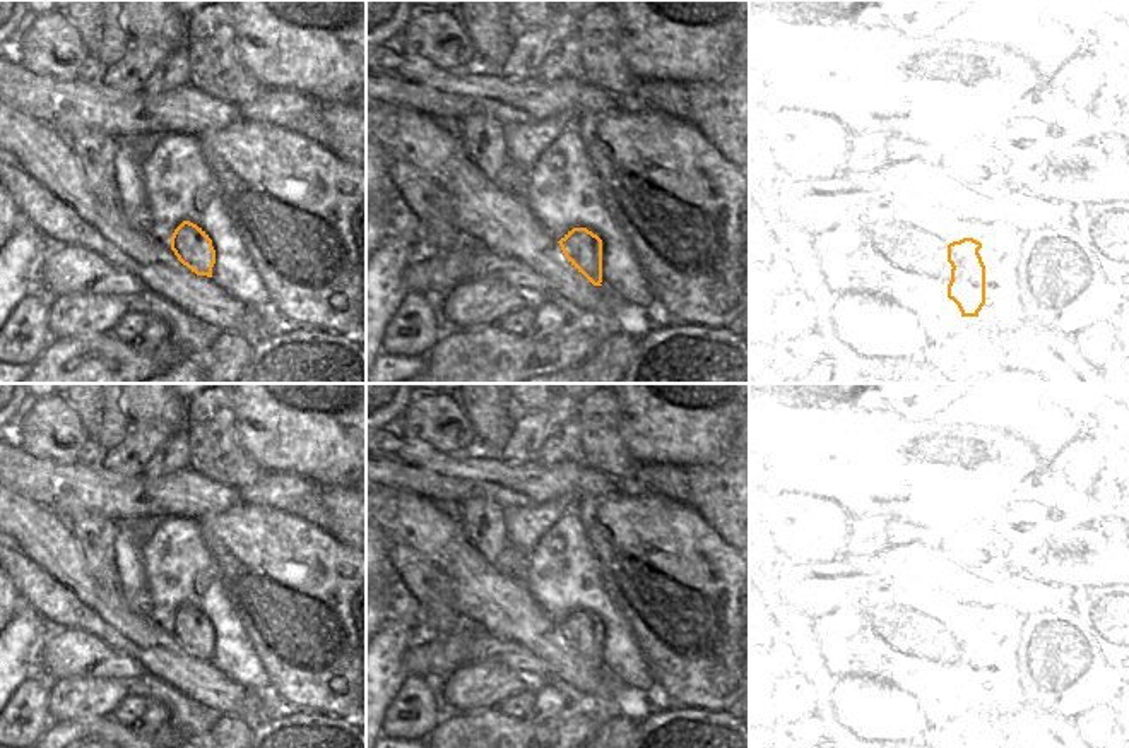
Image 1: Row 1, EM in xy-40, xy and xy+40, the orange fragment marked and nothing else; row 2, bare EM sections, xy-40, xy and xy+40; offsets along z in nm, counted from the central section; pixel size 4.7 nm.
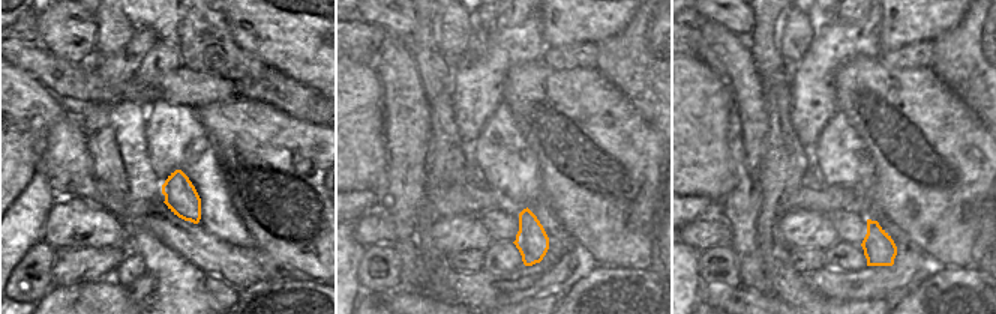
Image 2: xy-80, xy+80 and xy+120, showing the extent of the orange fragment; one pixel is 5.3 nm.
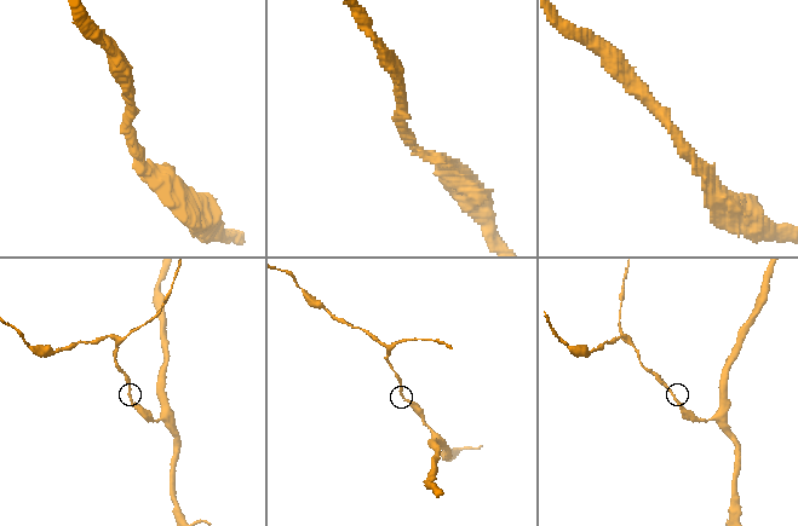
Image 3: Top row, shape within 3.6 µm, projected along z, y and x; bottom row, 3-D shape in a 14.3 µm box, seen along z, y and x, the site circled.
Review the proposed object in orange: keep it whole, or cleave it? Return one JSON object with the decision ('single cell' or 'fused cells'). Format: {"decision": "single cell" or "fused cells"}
{"decision": "single cell"}

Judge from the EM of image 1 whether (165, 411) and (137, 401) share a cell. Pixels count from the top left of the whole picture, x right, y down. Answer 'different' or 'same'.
same

